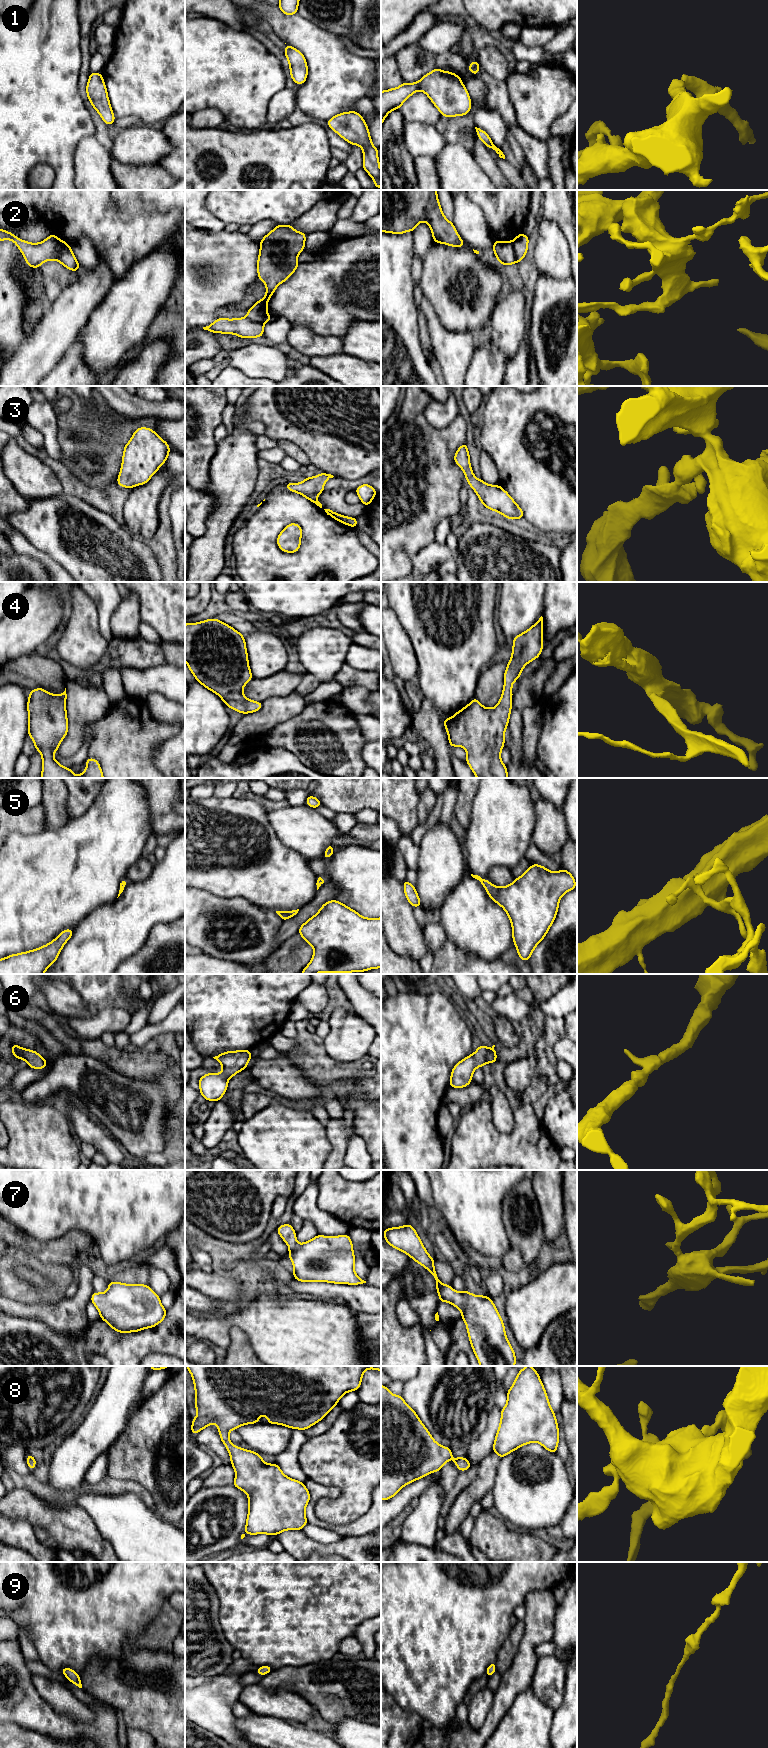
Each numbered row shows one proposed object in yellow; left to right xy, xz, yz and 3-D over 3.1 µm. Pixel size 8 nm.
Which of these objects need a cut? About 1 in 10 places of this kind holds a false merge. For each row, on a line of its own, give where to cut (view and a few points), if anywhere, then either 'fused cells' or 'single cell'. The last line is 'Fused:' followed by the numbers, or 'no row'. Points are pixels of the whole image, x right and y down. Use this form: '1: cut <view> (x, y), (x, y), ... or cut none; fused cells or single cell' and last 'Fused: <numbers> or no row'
1: cut none; single cell
2: cut none; single cell
3: cut none; single cell
4: cut none; single cell
5: cut none; single cell
6: cut none; single cell
7: cut none; single cell
8: cut none; single cell
9: cut none; single cell
Fused: no row

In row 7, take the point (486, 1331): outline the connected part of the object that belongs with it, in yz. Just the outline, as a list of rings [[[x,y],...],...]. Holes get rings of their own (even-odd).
[[[407,1223],[401,1227],[385,1228],[383,1236],[388,1245],[404,1252],[434,1277],[440,1302],[451,1303],[461,1310],[473,1352],[480,1366],[515,1366],[516,1356],[509,1343],[503,1319],[491,1298],[477,1296],[466,1290],[455,1291],[442,1284],[432,1258],[420,1240],[417,1231]]]

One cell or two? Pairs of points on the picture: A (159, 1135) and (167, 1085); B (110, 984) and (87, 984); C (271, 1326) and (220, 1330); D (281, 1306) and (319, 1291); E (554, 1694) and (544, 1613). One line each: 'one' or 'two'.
A: one
B: one
C: one
D: two
E: two

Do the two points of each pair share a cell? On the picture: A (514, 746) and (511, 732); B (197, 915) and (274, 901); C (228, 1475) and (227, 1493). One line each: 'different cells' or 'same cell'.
A: same cell
B: different cells
C: different cells

